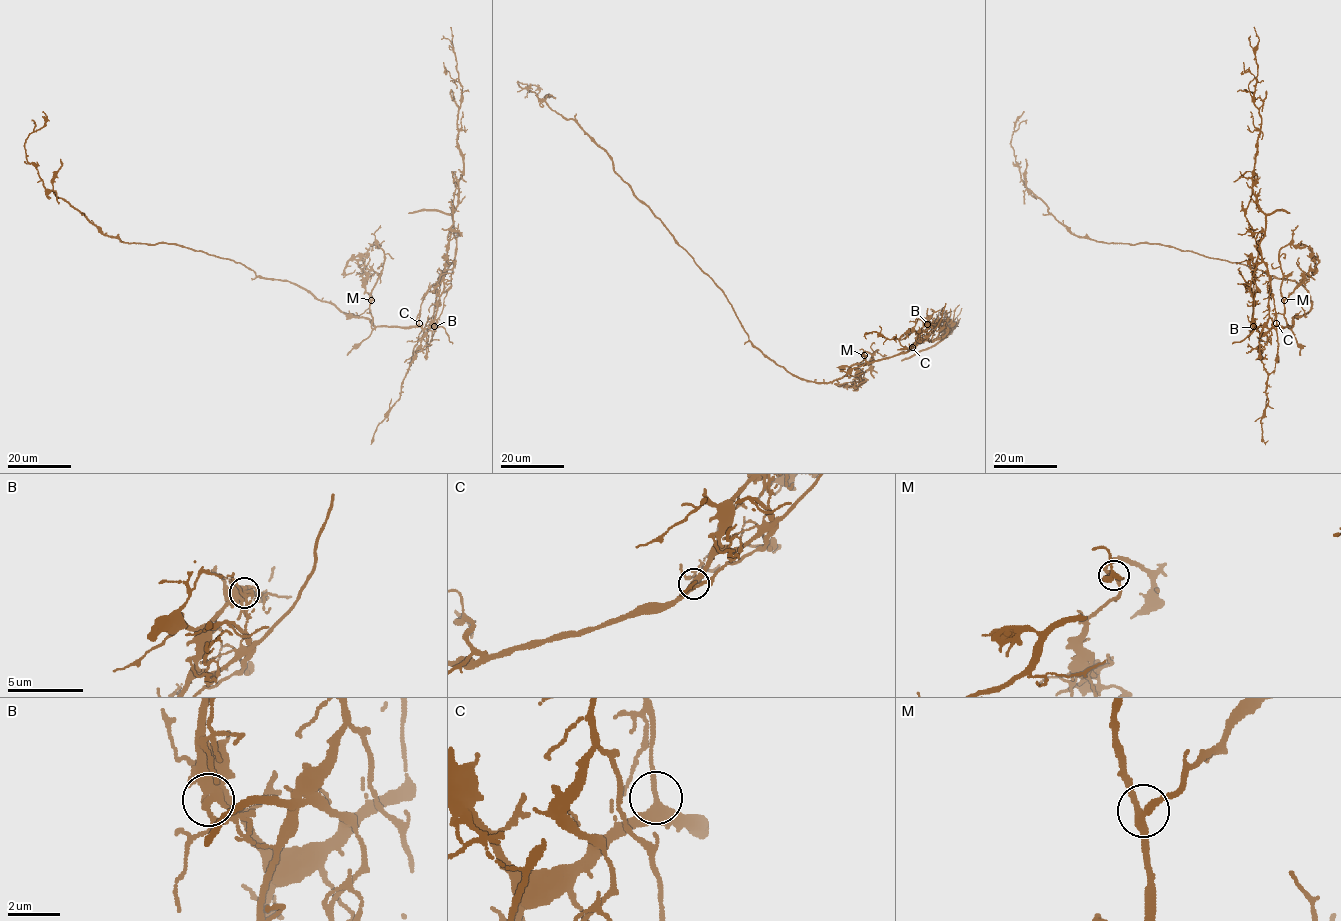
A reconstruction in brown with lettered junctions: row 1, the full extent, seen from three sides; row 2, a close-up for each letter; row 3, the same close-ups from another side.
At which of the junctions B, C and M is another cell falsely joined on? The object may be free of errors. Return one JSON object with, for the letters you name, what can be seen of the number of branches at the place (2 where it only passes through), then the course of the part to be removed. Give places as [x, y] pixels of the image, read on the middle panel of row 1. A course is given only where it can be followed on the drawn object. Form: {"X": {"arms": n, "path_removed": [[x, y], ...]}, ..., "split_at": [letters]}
{"B": {"arms": 3, "path_removed": [[927, 324], [930, 341], [956, 325], [950, 332], [955, 325], [943, 325]]}, "split_at": ["B"]}

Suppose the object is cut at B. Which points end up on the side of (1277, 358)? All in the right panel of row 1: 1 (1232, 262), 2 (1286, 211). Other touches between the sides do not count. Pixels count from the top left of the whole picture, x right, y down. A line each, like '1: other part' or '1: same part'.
1: other part
2: same part

